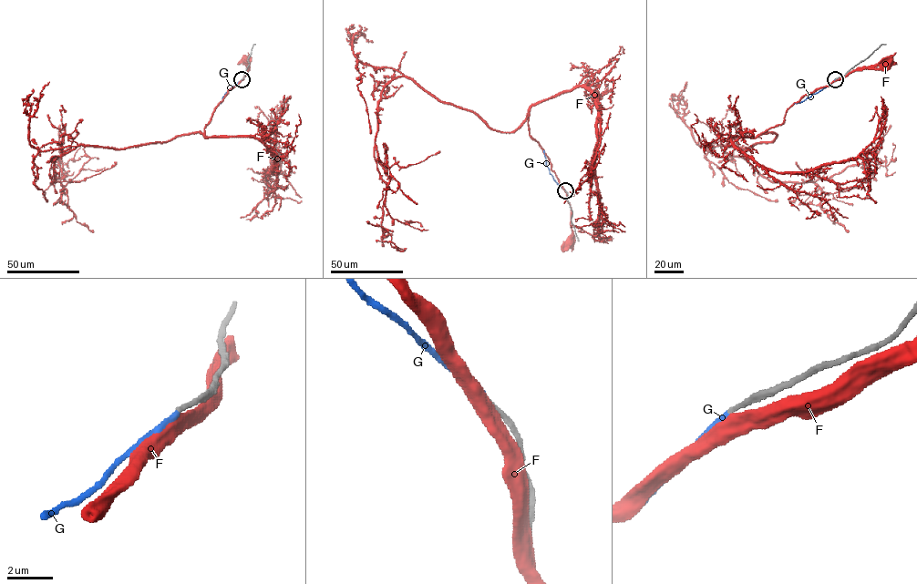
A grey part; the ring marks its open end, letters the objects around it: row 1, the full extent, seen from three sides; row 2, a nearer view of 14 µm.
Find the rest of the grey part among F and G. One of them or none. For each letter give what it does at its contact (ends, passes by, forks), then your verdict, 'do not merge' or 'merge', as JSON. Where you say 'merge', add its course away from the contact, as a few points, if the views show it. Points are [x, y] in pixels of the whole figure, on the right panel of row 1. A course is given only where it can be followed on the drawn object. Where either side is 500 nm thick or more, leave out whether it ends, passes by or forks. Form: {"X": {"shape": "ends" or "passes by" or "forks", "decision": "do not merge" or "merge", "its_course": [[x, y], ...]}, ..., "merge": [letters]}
{"F": {"shape": "passes by", "decision": "do not merge"}, "G": {"shape": "ends", "decision": "merge", "its_course": [[834, 79], [818, 92], [794, 103]]}, "merge": ["G"]}

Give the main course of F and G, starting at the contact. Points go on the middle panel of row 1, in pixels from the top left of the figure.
F: (565, 190), (570, 205), (571, 231), (568, 245)
G: (564, 189), (550, 173), (543, 149)

